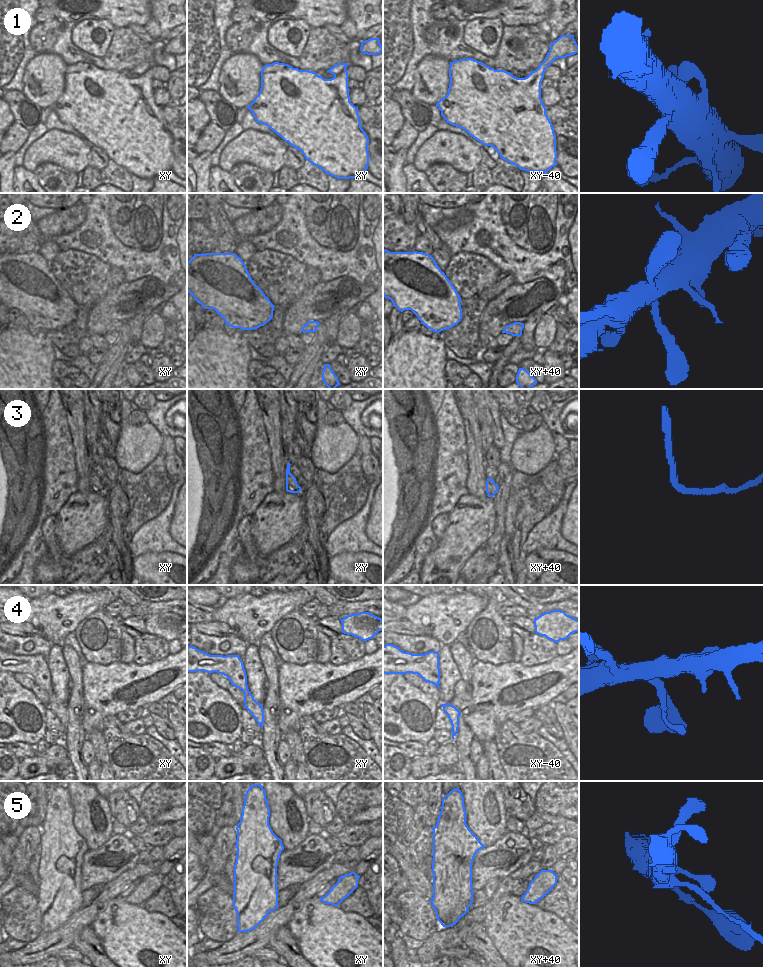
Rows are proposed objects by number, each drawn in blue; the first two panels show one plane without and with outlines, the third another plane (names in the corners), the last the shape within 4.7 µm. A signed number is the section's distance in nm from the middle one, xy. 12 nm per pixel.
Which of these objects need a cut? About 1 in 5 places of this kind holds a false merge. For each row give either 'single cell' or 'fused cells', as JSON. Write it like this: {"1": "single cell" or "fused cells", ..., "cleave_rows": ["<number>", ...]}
{"1": "single cell", "2": "single cell", "3": "fused cells", "4": "single cell", "5": "fused cells", "cleave_rows": ["3", "5"]}

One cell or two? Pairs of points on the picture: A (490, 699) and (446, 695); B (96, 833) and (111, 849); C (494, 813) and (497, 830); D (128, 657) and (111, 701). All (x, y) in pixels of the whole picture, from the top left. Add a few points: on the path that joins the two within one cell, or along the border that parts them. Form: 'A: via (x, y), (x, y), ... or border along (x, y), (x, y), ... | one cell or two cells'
A: border along (461, 678), (455, 685), (454, 696), (449, 702) | two cells
B: border along (113, 834), (99, 847), (88, 849) | two cells
C: via (493, 817), (493, 826) | one cell
D: border along (120, 660), (126, 663), (133, 663) | two cells

